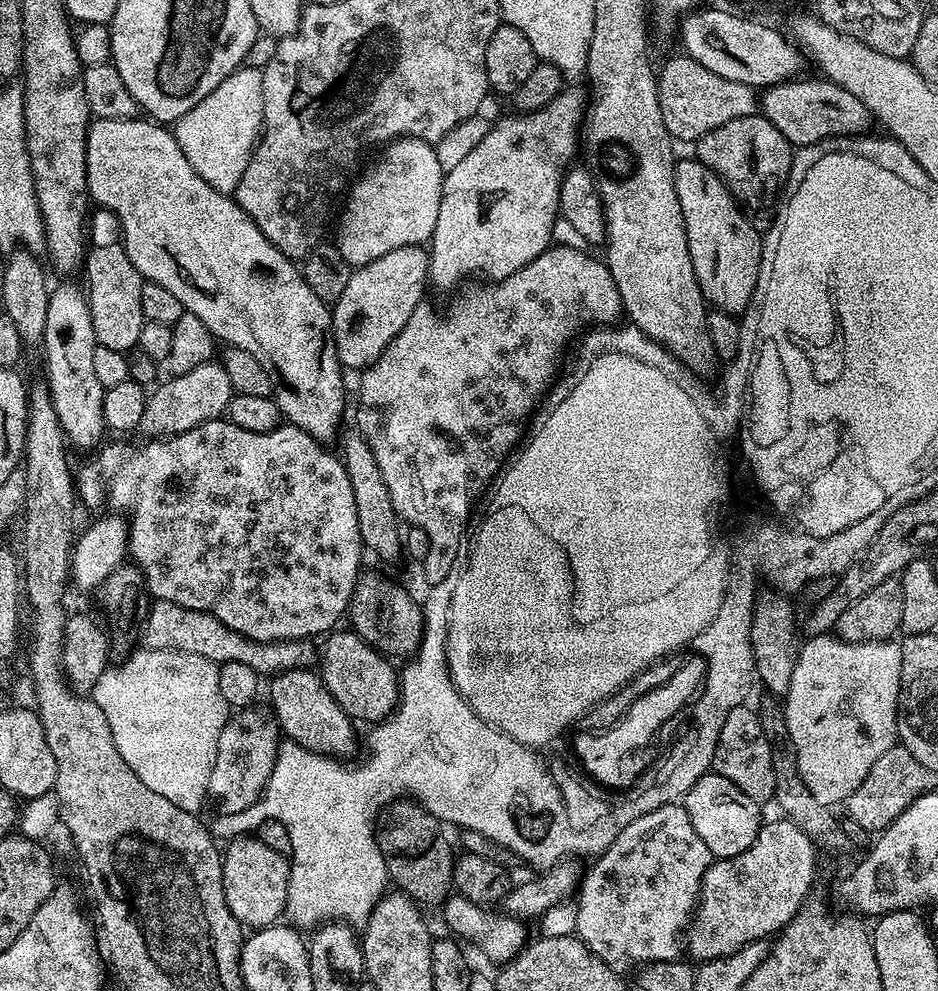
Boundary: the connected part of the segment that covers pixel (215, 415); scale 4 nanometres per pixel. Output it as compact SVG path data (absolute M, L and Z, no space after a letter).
M209 362L202 366L194 366L194 370L190 370L181 376L172 376L168 378L165 384L163 382L157 383L151 389L146 402L146 410L142 410L142 422L139 431L145 432L143 435L148 438L163 438L174 436L177 432L194 430L194 426L202 426L211 420L221 419L227 413L228 404L232 401L233 395L230 386L230 374L226 374L223 363Z

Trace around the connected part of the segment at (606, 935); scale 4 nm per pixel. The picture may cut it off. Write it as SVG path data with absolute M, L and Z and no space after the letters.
M683 803L664 805L630 822L595 860L596 865L583 873L575 901L575 935L580 941L621 974L628 974L632 967L681 959L682 937L696 911L703 876L714 861L710 850L706 850L706 842L698 838L698 830L694 830L694 822L690 822Z

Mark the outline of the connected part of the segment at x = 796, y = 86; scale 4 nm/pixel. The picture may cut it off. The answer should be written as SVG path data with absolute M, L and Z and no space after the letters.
M817 78L787 80L763 89L758 100L759 111L793 146L814 145L832 137L858 136L873 127L872 112L842 86L832 80Z

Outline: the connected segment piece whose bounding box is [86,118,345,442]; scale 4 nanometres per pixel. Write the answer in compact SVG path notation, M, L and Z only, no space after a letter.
M133 118L131 120L97 120L93 119L88 126L88 137L86 138L86 186L88 187L88 198L93 205L110 210L118 218L120 223L120 236L126 254L130 258L130 262L134 262L134 266L138 270L138 274L150 282L158 282L162 286L166 286L166 290L170 290L170 294L174 294L174 298L178 298L178 302L182 302L185 312L193 312L198 318L202 318L202 322L206 322L206 330L210 330L210 334L216 337L217 341L223 342L225 345L237 348L238 350L246 350L250 354L254 354L254 358L258 358L258 362L268 371L272 379L272 396L276 401L276 405L280 407L280 415L287 423L293 424L296 428L306 430L306 434L310 434L315 440L321 442L335 441L338 433L341 431L340 419L344 416L344 376L342 365L338 354L336 353L336 343L332 337L332 314L329 305L322 302L322 298L318 298L318 294L314 294L314 290L310 290L310 286L306 286L301 269L297 267L293 261L288 259L286 254L282 254L282 250L278 250L278 246L274 246L266 238L266 234L262 234L262 230L258 230L258 226L253 222L247 214L241 210L236 204L235 199L231 195L214 190L214 186L210 186L203 178L194 170L194 166L190 166L190 162L186 162L186 154L182 154L182 146L178 146L175 135L167 127L161 126L148 118Z

